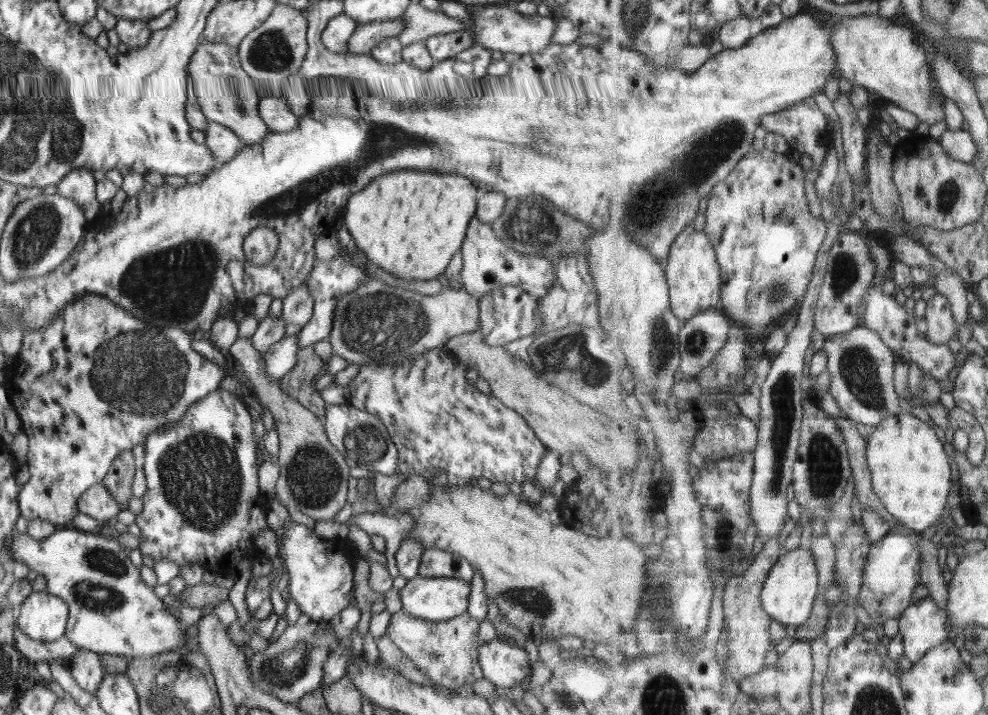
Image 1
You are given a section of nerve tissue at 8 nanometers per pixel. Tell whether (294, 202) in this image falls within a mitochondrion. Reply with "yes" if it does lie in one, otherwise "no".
yes

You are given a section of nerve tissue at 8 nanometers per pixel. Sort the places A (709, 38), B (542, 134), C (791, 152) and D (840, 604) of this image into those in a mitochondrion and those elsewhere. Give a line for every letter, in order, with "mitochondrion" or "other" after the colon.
A: other
B: mitochondrion
C: other
D: mitochondrion

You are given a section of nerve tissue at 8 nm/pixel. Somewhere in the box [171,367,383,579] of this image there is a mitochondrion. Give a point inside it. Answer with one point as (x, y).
(313, 477)

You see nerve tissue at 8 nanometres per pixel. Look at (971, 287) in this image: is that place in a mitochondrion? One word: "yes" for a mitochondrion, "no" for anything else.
no

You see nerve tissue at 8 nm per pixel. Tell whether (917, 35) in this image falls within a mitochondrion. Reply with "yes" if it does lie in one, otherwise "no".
no

